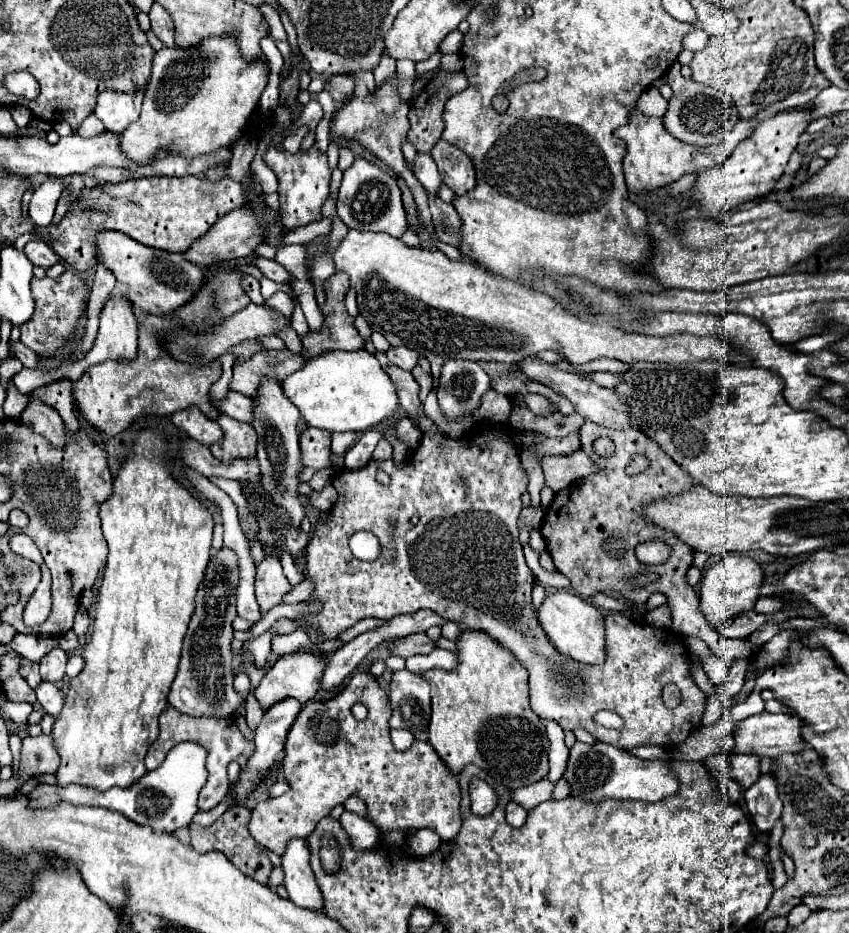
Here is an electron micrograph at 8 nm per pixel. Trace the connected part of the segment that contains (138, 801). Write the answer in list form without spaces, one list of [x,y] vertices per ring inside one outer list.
[[[182,742],[174,746],[164,764],[156,770],[146,772],[140,782],[134,782],[130,788],[110,788],[106,792],[84,788],[84,786],[50,786],[50,784],[38,784],[32,792],[28,792],[28,804],[32,808],[54,808],[58,802],[70,802],[70,804],[84,804],[84,806],[102,806],[108,810],[116,810],[124,814],[128,820],[150,826],[156,834],[174,834],[178,828],[184,828],[190,824],[192,816],[198,812],[196,800],[200,788],[206,784],[206,752],[200,748],[200,744]]]

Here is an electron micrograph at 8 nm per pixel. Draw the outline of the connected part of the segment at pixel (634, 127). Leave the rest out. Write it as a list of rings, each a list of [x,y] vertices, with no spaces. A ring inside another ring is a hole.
[[[634,110],[630,116],[630,124],[626,124],[614,132],[626,144],[624,176],[626,176],[628,190],[634,194],[648,194],[656,188],[676,182],[684,174],[700,172],[700,170],[706,170],[706,168],[712,168],[712,166],[724,162],[734,152],[734,148],[740,144],[740,140],[746,140],[746,136],[750,136],[756,128],[754,122],[750,124],[746,120],[738,120],[736,126],[724,136],[724,142],[720,146],[700,148],[700,146],[690,146],[690,144],[684,144],[684,142],[672,138],[662,126],[664,126],[662,118],[644,116],[640,110]]]

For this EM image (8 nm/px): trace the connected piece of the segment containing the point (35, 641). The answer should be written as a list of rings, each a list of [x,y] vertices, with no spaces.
[[[16,634],[12,642],[6,644],[8,650],[18,652],[20,656],[38,662],[42,656],[46,656],[52,648],[56,648],[58,640],[53,636],[32,636],[32,634]]]

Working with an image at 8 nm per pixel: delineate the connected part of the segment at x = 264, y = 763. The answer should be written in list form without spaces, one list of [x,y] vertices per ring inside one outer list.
[[[284,700],[284,704],[276,704],[276,708],[270,708],[262,722],[258,724],[256,732],[254,732],[254,746],[256,746],[256,752],[248,758],[246,766],[240,770],[240,776],[238,780],[234,782],[234,788],[232,788],[232,804],[242,804],[250,792],[254,792],[256,786],[260,786],[266,778],[268,778],[268,772],[276,766],[278,762],[278,756],[284,752],[284,744],[286,744],[286,736],[288,736],[288,730],[292,728],[294,720],[296,720],[296,714],[300,712],[300,702],[298,700]]]

